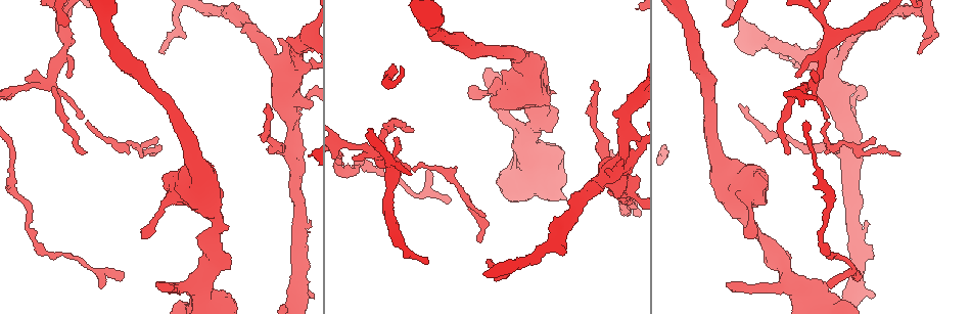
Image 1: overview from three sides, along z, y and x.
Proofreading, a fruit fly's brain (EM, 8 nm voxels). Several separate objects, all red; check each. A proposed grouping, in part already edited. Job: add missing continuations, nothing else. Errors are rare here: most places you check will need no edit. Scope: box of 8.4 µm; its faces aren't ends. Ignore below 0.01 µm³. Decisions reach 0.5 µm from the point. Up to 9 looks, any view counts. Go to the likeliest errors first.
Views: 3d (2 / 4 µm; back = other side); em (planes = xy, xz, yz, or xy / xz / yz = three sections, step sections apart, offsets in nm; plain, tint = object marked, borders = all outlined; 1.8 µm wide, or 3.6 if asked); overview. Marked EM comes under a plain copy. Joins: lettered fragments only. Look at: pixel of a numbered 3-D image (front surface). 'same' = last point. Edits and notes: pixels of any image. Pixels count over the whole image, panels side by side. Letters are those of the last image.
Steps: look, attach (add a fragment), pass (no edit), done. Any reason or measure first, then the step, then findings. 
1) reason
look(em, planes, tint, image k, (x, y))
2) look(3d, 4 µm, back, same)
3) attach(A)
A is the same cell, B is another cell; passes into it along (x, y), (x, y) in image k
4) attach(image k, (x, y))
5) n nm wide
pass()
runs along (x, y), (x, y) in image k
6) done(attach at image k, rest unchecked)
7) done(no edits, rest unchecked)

end of a long branch
look(em, xz, step 4, borders, image 1, (152, 154))

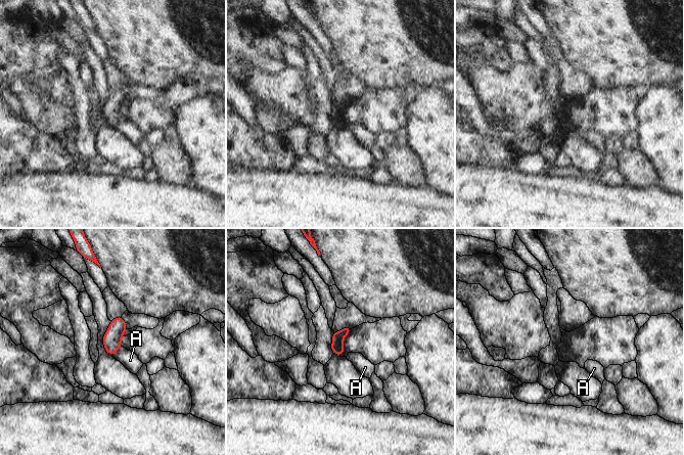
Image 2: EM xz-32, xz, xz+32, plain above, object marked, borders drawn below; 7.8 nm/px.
pass()
A is another cell; border along (121, 346), (112, 356) in image 2; none of them fits

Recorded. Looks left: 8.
tapers out
look(em, planes, borders, image 1, (87, 151))

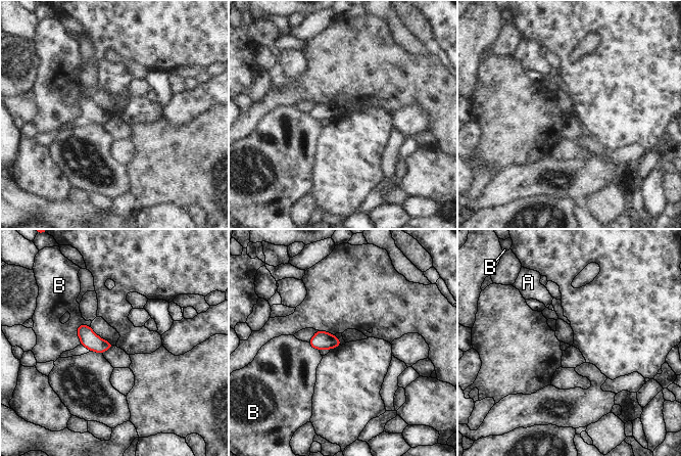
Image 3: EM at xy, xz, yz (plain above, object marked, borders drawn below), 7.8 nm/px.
B touches over 170 nm
pass()
A and B are other cells; none of them fits

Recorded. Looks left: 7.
branch stops here
look(3d, 2 µm, image 1, (123, 278))

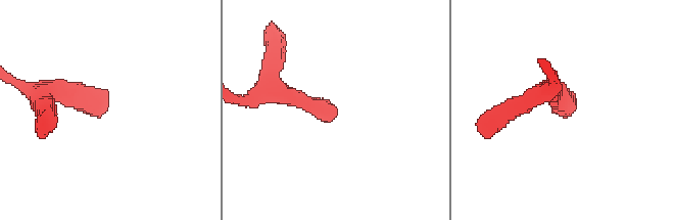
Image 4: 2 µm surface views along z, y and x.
shape alone is not enough
look(em, planes, borders, image 4, (334, 115))

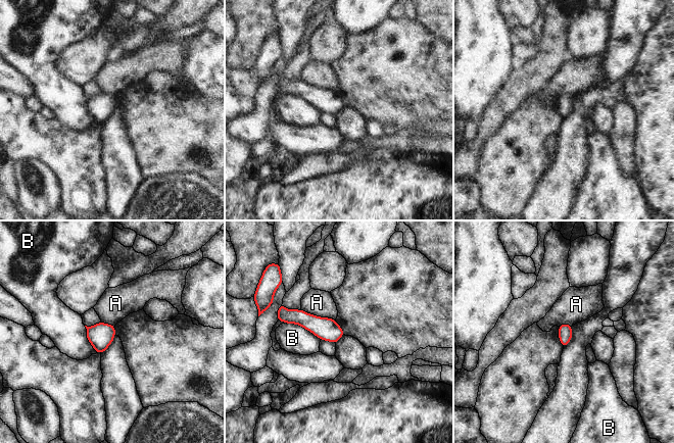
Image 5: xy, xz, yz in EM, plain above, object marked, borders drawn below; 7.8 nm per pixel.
pass()
A and B are other cells; border along (301, 308), (313, 314), (335, 320) in image 5; no lettered fragment goes on from it

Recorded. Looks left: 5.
stops while still wide
look(em, xy, step 4, tint, image 1, (606, 172))

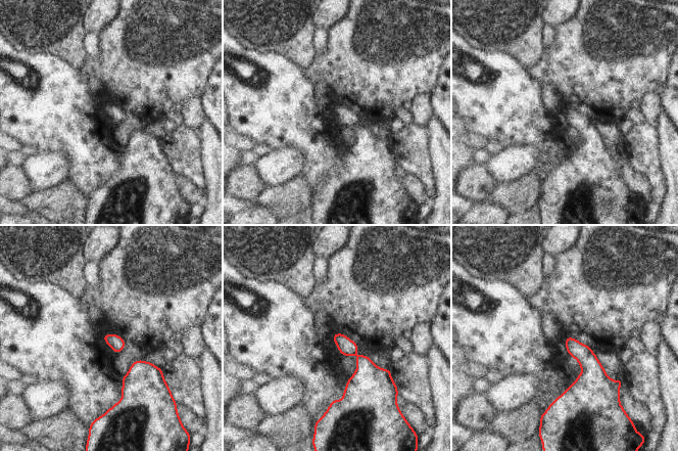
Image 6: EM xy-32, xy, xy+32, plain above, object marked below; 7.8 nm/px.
another direction
look(em, planes, borders, same)

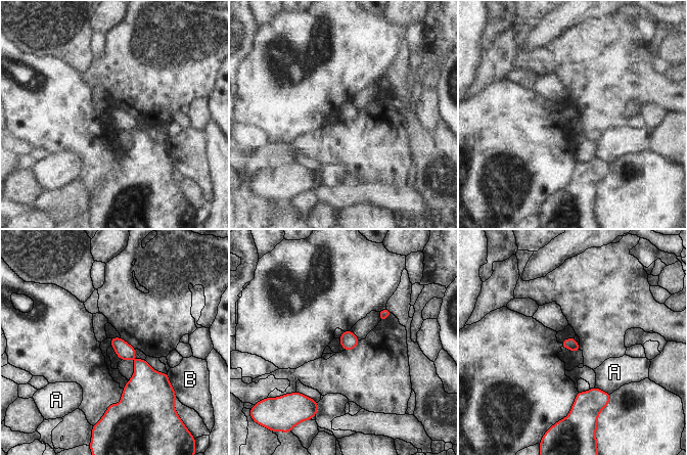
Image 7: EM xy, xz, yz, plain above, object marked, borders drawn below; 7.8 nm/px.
A touches over 140 nm
pass()
A and B are other cells; border along (595, 385), (609, 394) in image 7; no lettered fragment goes on from it

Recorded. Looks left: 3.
done(no edits, rest unchecked)

